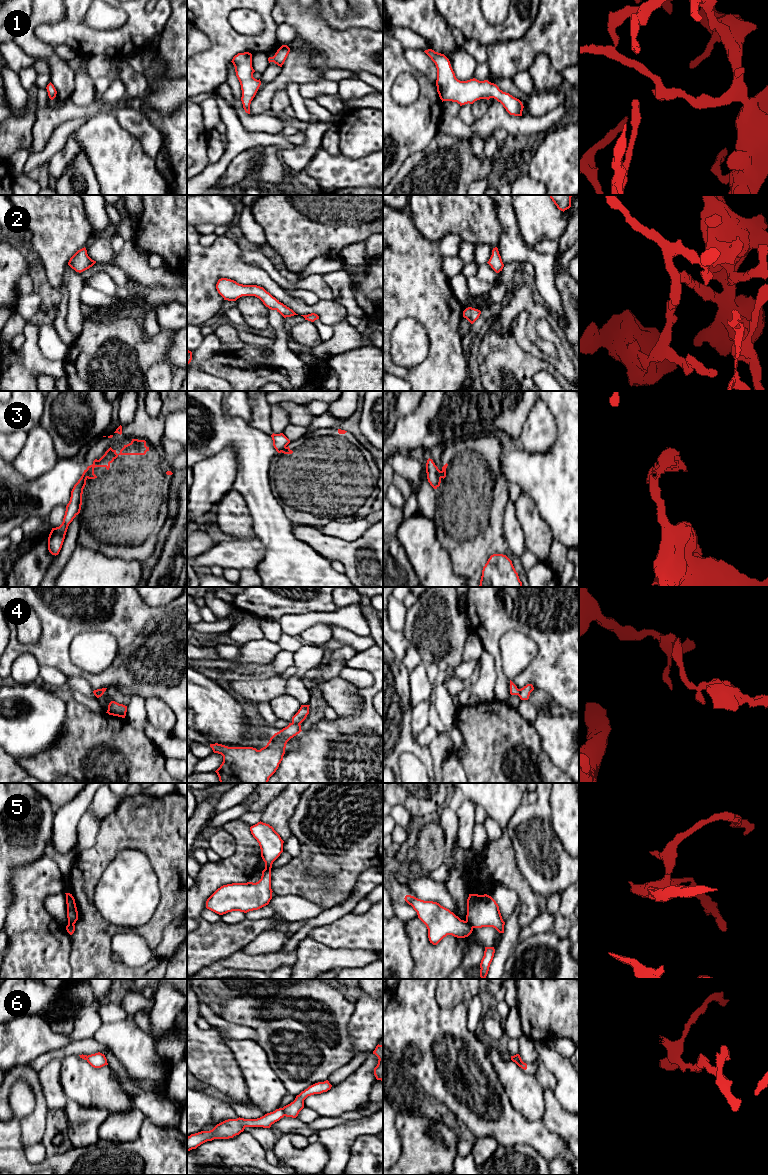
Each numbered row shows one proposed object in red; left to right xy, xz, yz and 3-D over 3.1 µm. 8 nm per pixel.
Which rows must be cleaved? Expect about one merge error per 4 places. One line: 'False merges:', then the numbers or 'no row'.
False merges: 3, 4, 5, 6

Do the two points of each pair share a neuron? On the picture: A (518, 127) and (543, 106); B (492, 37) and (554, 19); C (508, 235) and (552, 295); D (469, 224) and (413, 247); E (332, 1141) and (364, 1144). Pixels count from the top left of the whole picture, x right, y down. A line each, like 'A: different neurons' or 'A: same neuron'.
A: different neurons
B: different neurons
C: same neuron
D: different neurons
E: different neurons

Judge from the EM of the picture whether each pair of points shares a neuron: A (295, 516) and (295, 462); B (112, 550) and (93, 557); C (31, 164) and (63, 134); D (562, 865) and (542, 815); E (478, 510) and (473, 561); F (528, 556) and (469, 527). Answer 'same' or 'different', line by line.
A: same
B: different
C: same
D: same
E: same
F: different

